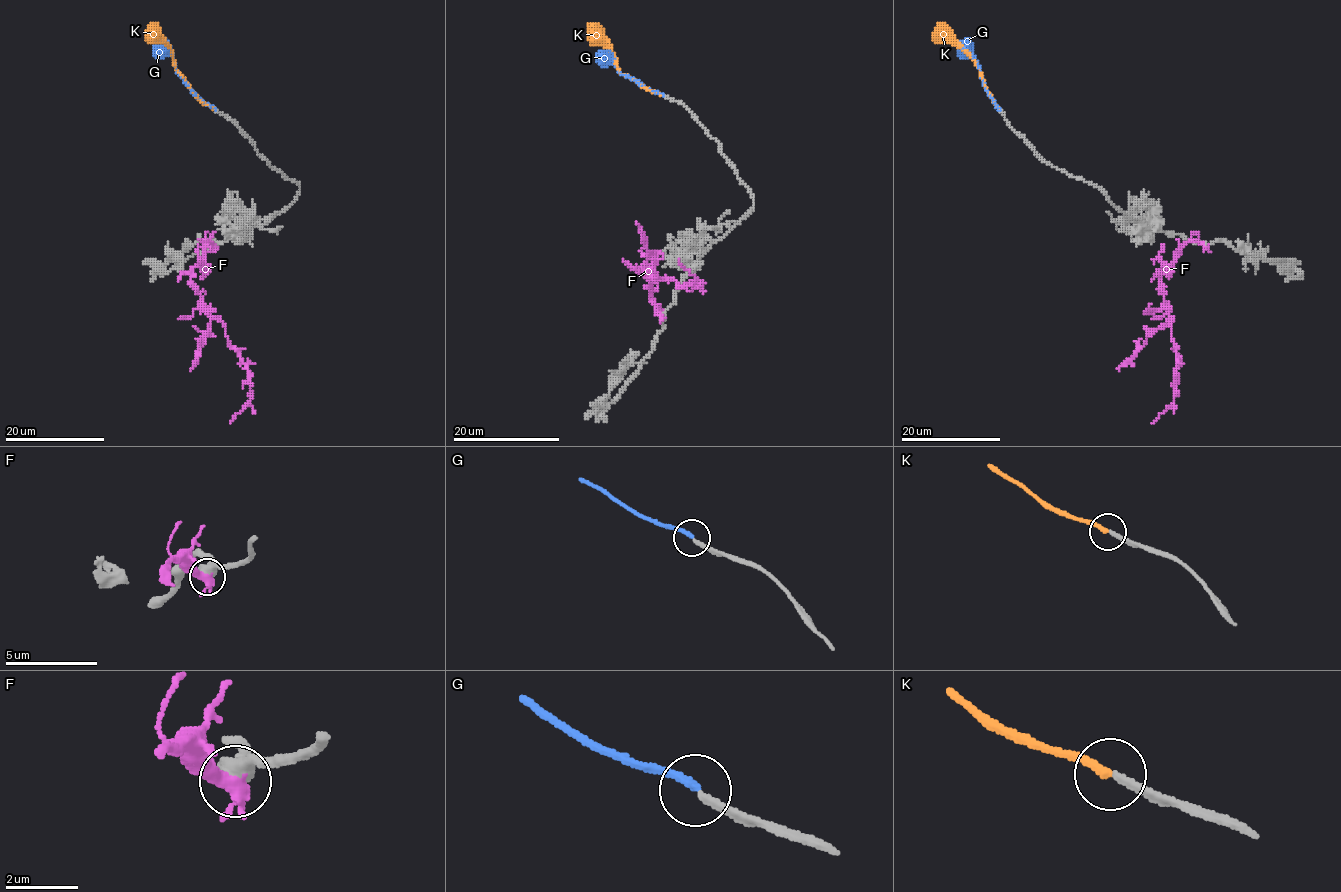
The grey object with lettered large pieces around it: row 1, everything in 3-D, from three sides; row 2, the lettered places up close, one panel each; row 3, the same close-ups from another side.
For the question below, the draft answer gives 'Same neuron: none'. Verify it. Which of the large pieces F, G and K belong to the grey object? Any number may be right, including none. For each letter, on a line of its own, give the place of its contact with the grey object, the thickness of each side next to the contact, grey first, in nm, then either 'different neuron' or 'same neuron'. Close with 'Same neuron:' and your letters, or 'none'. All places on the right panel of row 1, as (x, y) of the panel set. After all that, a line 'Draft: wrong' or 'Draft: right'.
F: contact (1205, 245); calibres 500 and 400 nm; different neuron
G: contact (999, 109); calibres 240 and 240 nm; same neuron
K: contact (999, 109); calibres 240 and 240 nm; different neuron
Same neuron: G
Draft: wrong

